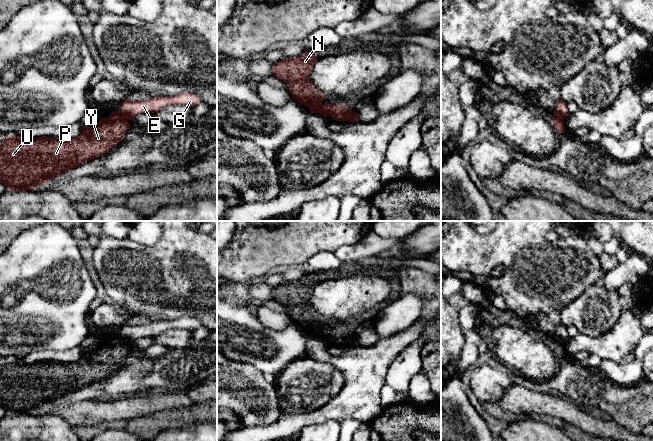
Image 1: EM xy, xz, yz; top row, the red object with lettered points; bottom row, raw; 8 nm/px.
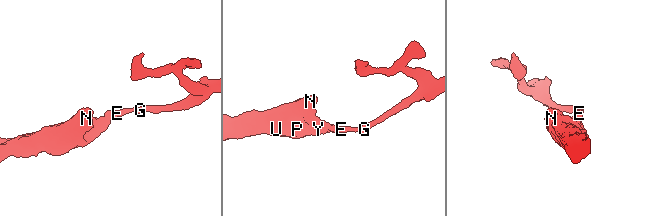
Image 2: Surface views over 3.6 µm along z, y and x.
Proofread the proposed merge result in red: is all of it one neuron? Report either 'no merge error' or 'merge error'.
merge error

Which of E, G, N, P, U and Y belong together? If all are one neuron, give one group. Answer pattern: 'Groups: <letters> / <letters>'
Groups: E G / N P U Y

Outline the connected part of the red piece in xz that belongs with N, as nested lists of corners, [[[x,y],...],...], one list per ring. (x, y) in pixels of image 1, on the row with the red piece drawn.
[[[315,47],[299,56],[274,63],[272,76],[284,81],[293,99],[308,107],[311,113],[318,113],[324,117],[331,115],[333,120],[345,121],[350,116],[350,108],[333,100],[323,104],[326,96],[317,92],[309,81],[310,73],[317,61],[314,51]]]

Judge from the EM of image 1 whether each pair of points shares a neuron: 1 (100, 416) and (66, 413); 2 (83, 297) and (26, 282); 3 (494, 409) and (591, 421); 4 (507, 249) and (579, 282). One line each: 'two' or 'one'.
1: one
2: one
3: two
4: one

